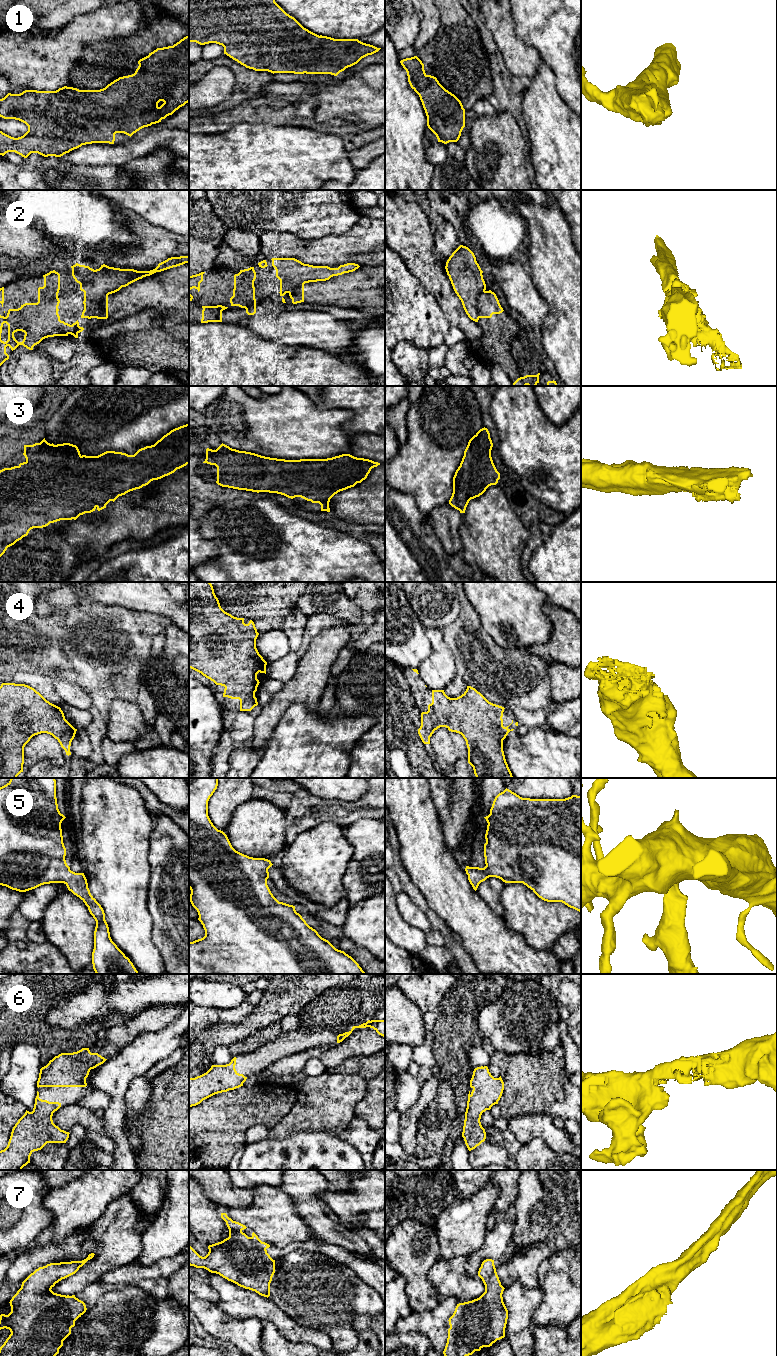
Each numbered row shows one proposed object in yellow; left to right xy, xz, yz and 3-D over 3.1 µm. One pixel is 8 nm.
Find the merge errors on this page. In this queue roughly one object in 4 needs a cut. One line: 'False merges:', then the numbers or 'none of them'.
False merges: none of them

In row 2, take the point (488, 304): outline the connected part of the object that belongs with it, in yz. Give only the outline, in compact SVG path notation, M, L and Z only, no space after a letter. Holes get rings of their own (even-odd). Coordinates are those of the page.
M460 245L447 260L445 269L471 320L478 322L480 318L491 318L504 311L496 294L486 290L483 271L468 247Z

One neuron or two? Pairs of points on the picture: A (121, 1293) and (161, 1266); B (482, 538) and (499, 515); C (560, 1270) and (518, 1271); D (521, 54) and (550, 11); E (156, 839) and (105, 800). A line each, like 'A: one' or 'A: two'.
A: two
B: one
C: two
D: two
E: two

